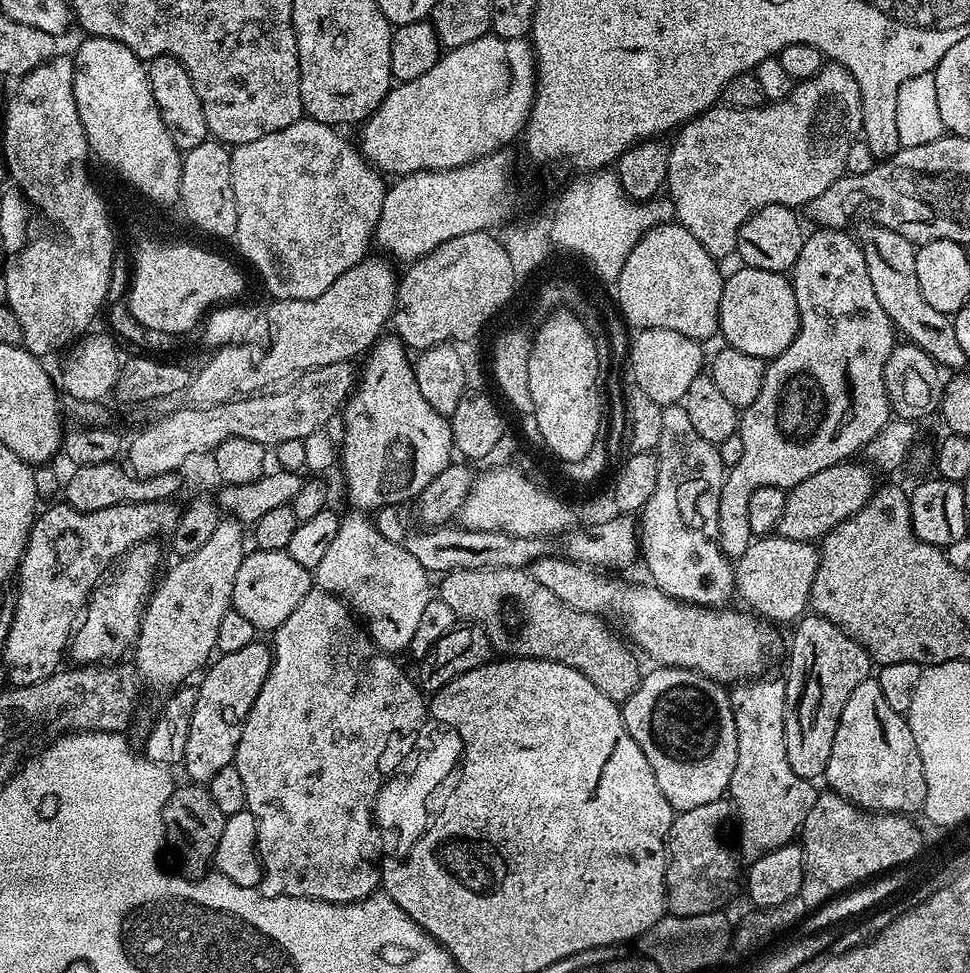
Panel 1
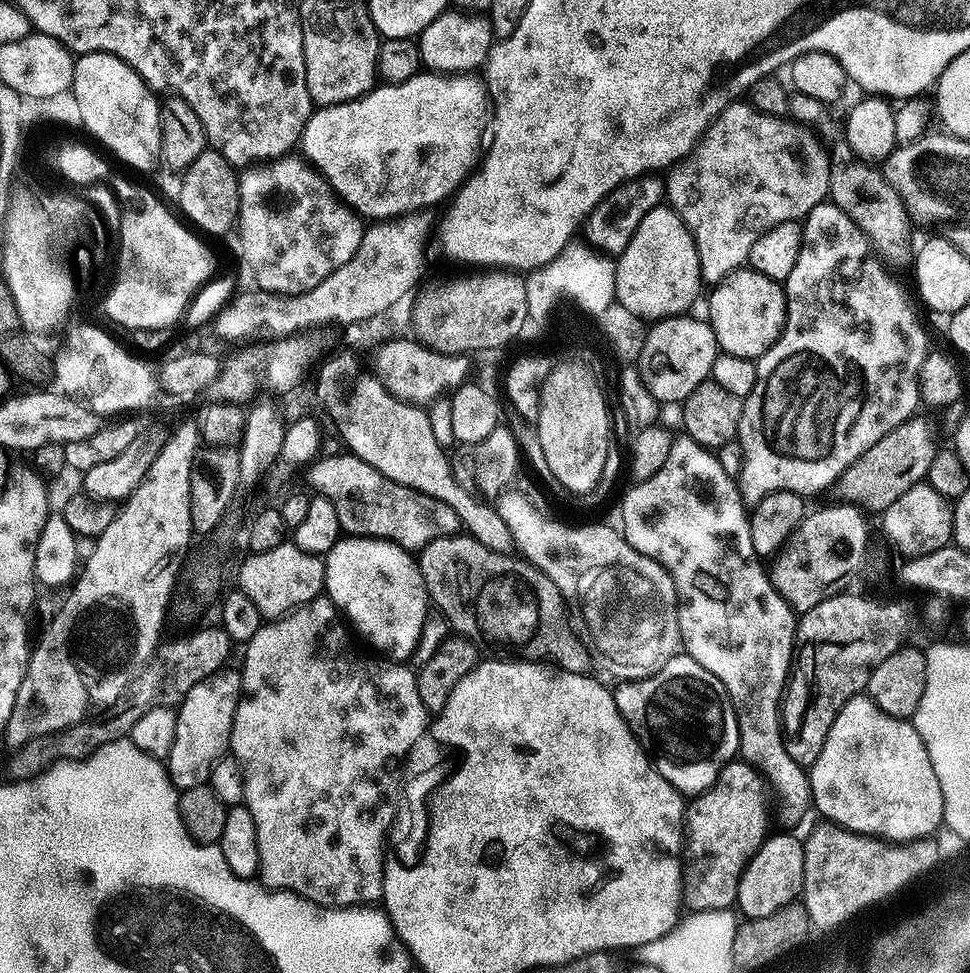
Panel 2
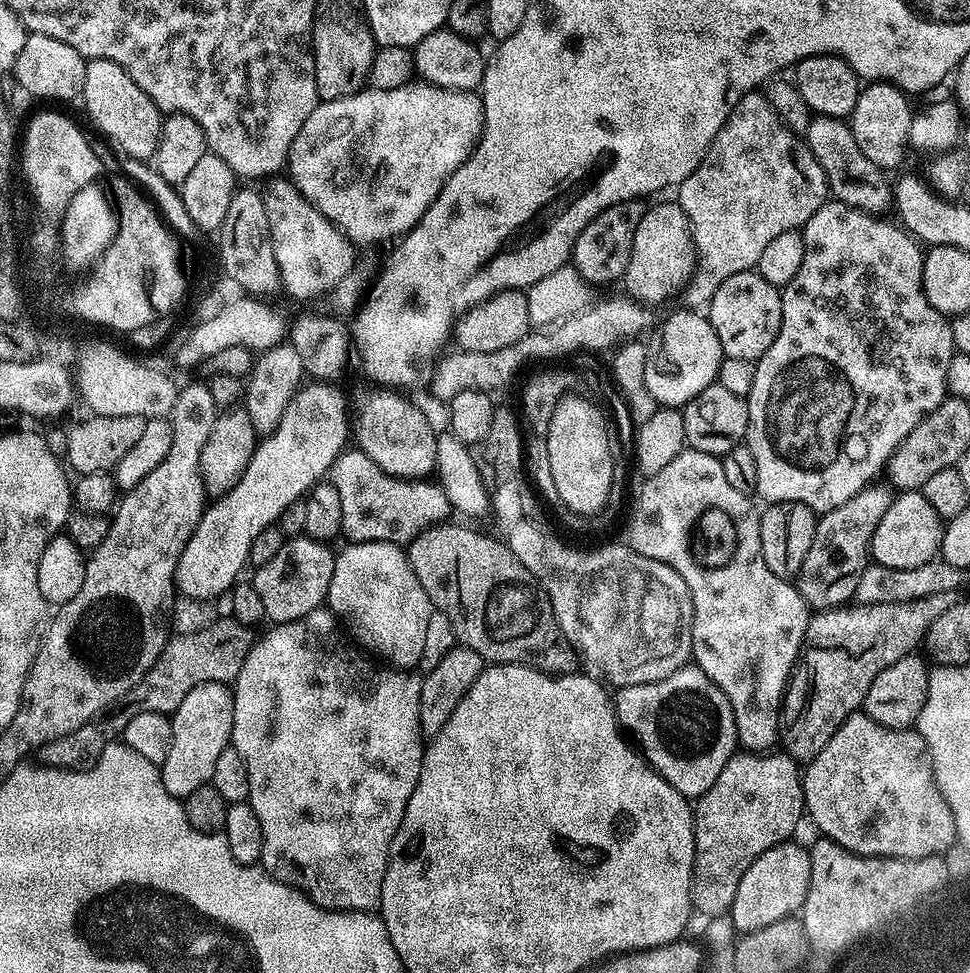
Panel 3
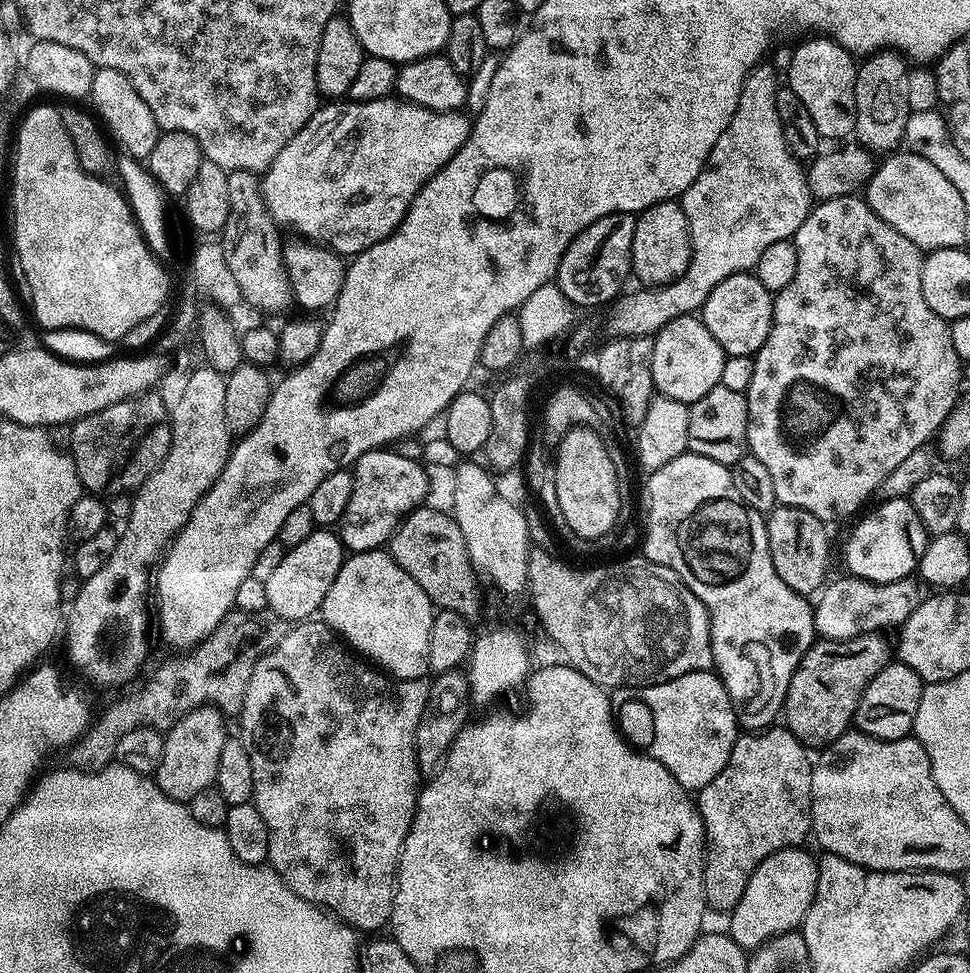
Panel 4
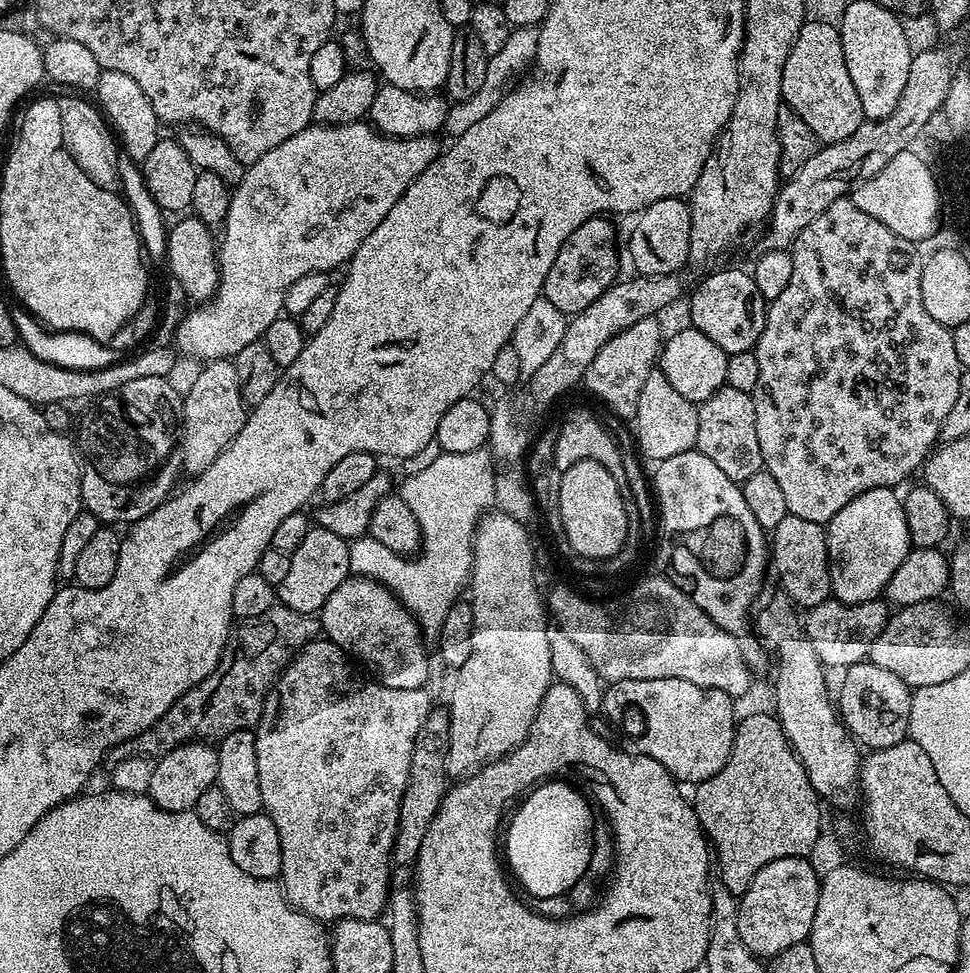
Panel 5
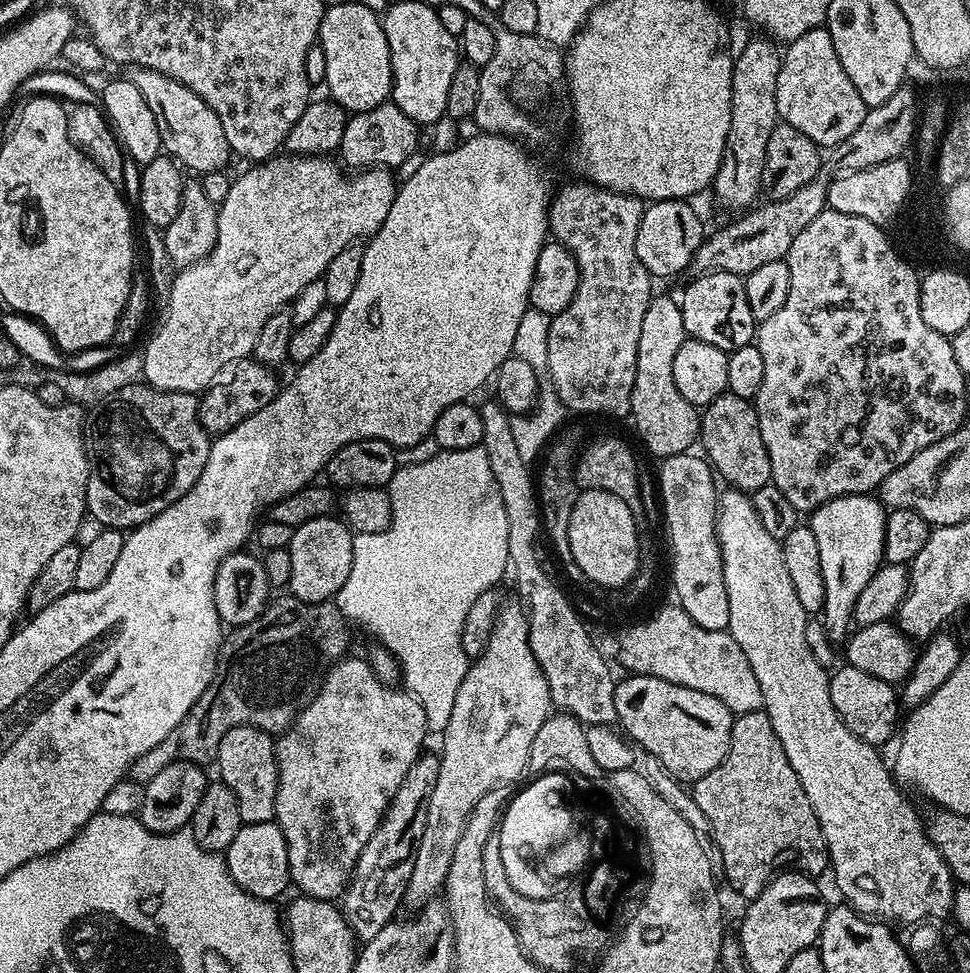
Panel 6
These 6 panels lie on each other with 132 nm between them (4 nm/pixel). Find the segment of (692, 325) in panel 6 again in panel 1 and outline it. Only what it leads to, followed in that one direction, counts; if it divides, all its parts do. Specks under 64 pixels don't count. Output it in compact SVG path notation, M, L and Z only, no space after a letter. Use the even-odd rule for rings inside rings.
M740 266L732 277L725 279L718 332L721 337L724 335L727 347L771 358L794 342L799 329L800 307L794 298L792 281L785 273Z

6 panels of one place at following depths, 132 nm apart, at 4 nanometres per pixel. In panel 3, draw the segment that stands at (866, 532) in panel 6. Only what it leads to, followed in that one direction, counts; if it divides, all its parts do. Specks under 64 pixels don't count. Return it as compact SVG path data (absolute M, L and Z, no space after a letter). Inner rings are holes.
M904 490L895 497L892 505L874 530L870 556L875 563L898 570L910 570L914 566L928 564L940 556L940 543L946 524L940 515L926 502L923 491Z

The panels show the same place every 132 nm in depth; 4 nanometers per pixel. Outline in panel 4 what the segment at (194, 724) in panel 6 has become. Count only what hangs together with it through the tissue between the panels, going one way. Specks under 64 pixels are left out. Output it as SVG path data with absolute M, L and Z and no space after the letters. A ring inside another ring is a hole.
M233 610L218 622L216 629L192 651L184 656L181 660L172 660L161 666L153 676L152 681L141 690L140 693L126 699L120 700L117 704L112 705L100 718L95 719L94 725L89 727L88 731L71 747L71 763L82 772L101 772L107 764L113 763L118 750L118 742L130 730L139 728L156 728L158 731L167 733L168 729L173 728L183 716L190 714L196 709L211 706L219 709L225 717L239 717L244 699L246 698L246 686L250 686L250 674L254 674L254 666L282 638L290 627L289 621L283 620L282 617L276 616L271 610L263 612L241 612Z

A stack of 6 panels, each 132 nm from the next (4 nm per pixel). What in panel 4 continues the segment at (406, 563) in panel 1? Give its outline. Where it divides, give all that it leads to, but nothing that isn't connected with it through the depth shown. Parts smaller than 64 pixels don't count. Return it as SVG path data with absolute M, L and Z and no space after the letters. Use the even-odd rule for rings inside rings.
M387 551L351 553L338 570L338 578L334 578L330 590L326 590L319 615L345 645L371 661L377 669L390 674L393 680L423 680L429 675L430 626L434 615L432 599Z

